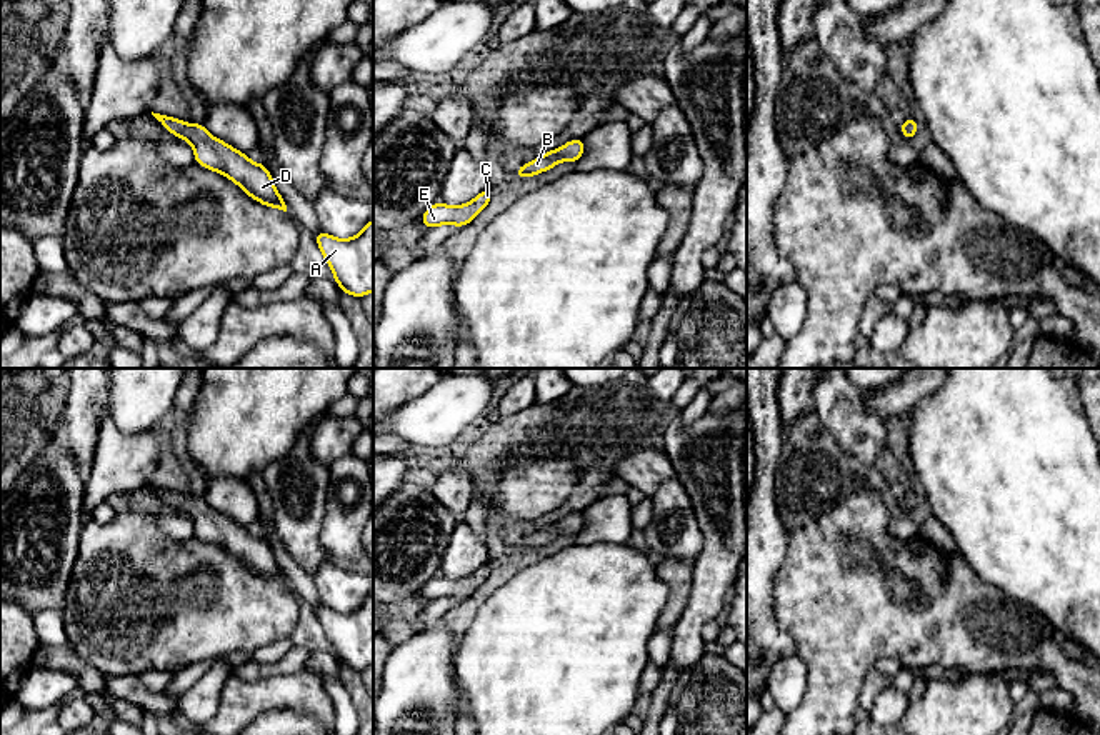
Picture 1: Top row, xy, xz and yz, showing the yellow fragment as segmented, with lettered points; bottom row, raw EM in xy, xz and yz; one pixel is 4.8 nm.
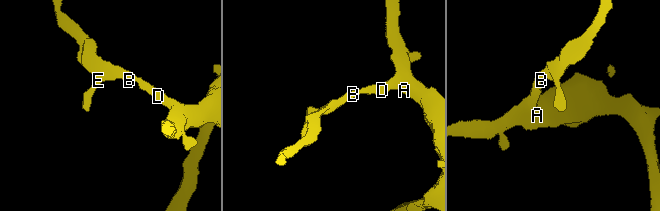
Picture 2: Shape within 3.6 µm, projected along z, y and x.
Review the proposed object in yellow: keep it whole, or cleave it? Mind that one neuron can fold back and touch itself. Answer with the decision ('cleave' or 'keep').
keep

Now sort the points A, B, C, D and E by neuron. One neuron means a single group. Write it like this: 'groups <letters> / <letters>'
groups A B C D E

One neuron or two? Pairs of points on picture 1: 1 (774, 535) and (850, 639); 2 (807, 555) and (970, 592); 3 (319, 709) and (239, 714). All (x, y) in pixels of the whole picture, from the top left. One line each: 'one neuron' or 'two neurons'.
1: two neurons
2: one neuron
3: one neuron

